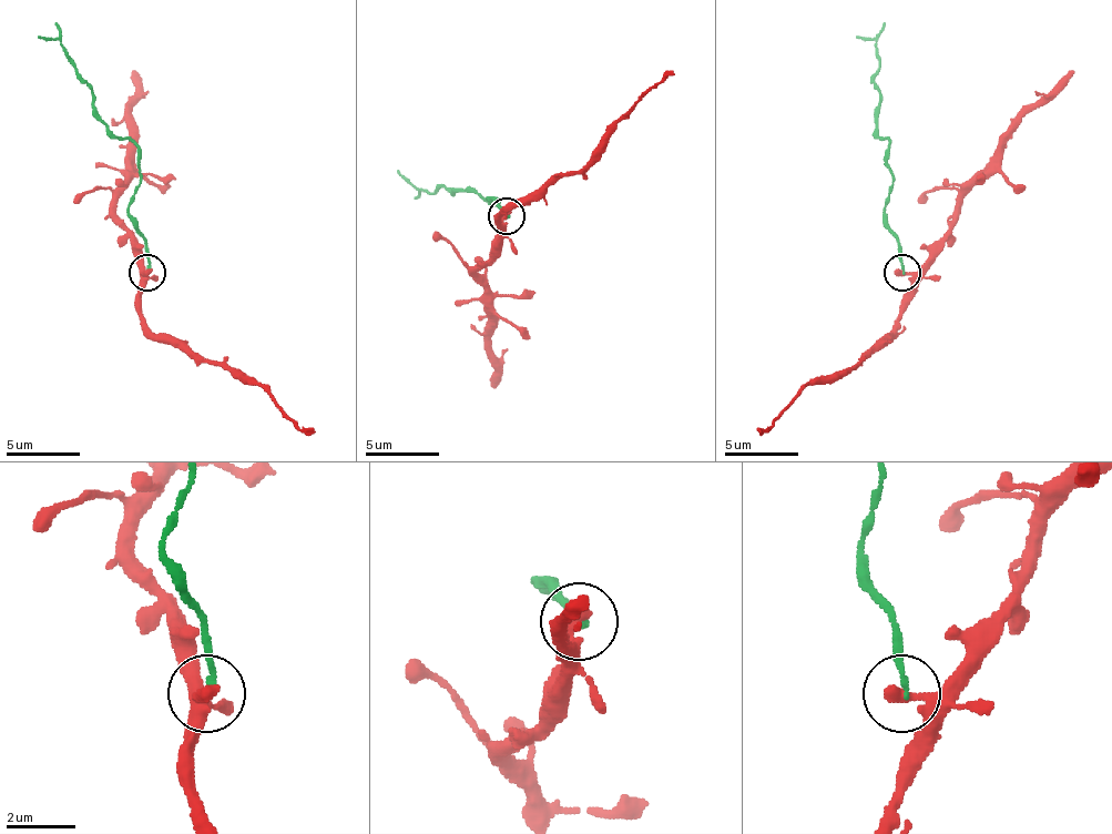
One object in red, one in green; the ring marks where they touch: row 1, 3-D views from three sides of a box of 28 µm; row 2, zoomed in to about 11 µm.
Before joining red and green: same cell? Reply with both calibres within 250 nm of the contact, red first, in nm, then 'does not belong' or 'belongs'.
380/160 nm | does not belong

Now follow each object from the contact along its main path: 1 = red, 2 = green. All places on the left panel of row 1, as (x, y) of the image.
1: (148, 273), (140, 284), (144, 321), (155, 332), (181, 339), (206, 362), (251, 376), (294, 419), (316, 430)
2: (148, 270), (148, 244), (130, 211), (140, 152), (108, 126), (67, 49), (38, 34)

